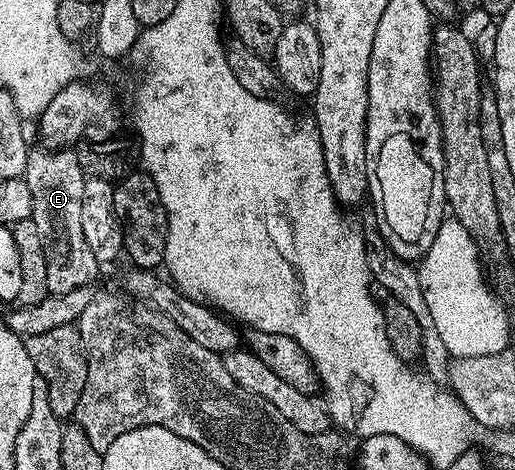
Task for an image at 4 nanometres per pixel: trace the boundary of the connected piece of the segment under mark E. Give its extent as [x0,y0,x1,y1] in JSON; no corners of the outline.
[25,148,101,294]

